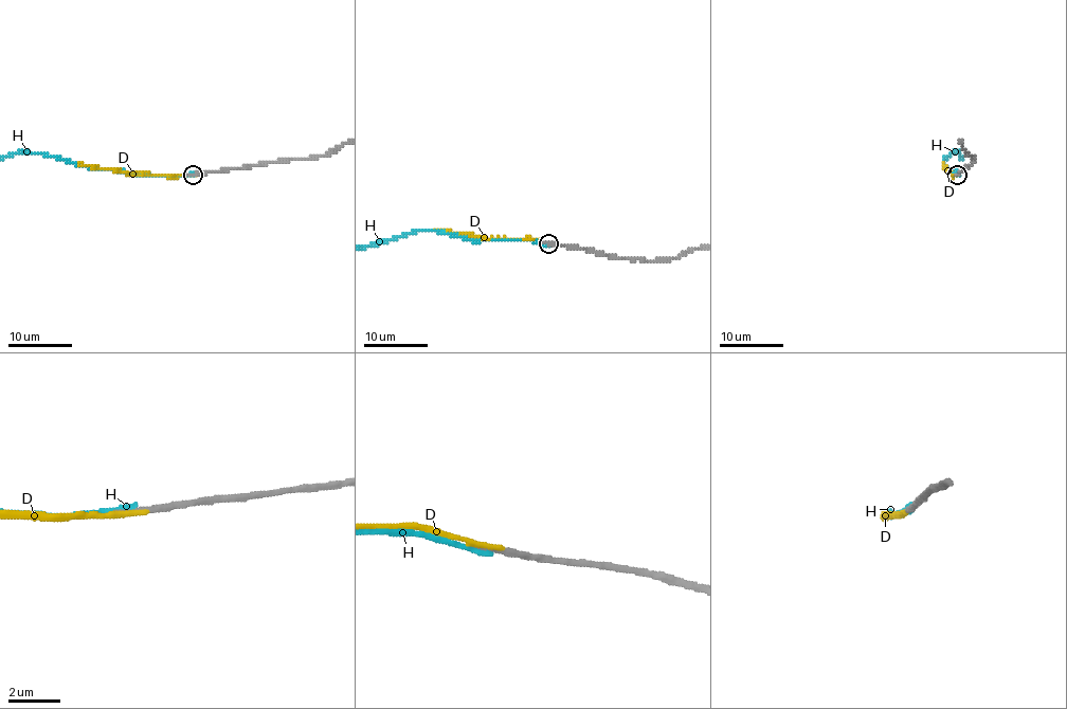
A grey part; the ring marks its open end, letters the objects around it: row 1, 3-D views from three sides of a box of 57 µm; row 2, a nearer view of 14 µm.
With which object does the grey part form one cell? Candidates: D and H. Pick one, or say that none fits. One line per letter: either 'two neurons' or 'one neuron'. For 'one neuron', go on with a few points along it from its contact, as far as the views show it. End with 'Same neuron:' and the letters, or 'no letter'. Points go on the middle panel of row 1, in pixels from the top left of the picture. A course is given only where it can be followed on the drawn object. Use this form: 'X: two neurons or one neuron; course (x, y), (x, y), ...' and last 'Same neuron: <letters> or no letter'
D: one neuron
H: two neurons
Same neuron: D

